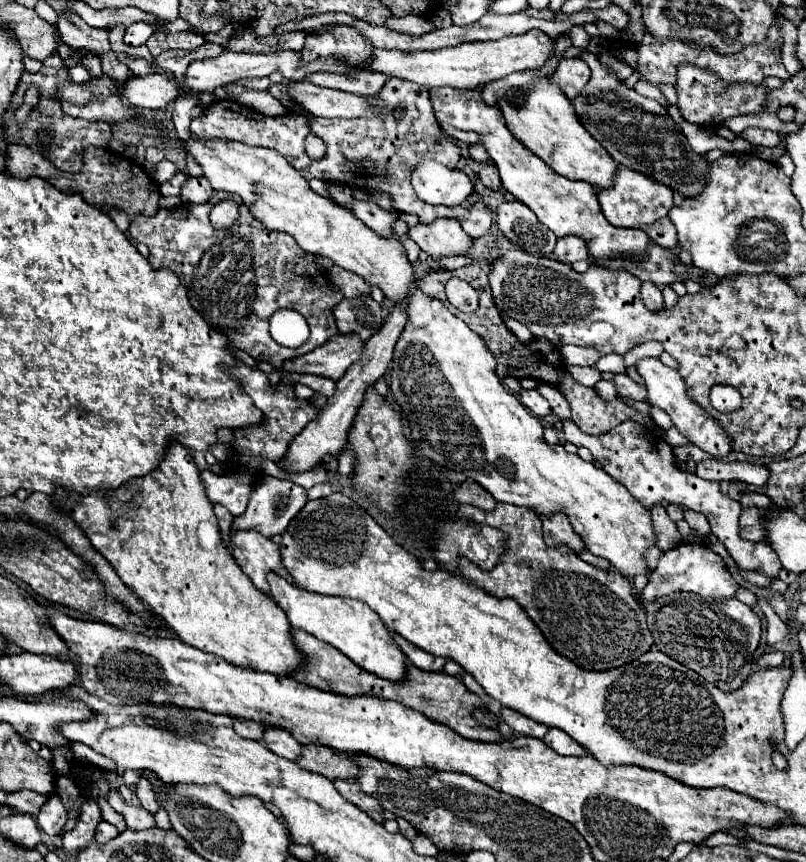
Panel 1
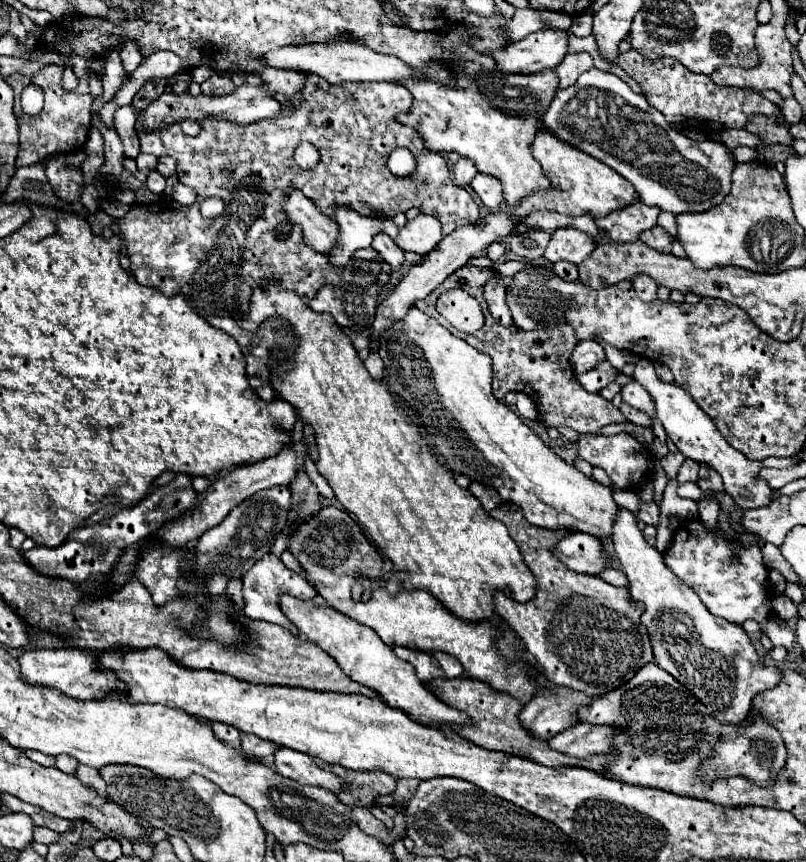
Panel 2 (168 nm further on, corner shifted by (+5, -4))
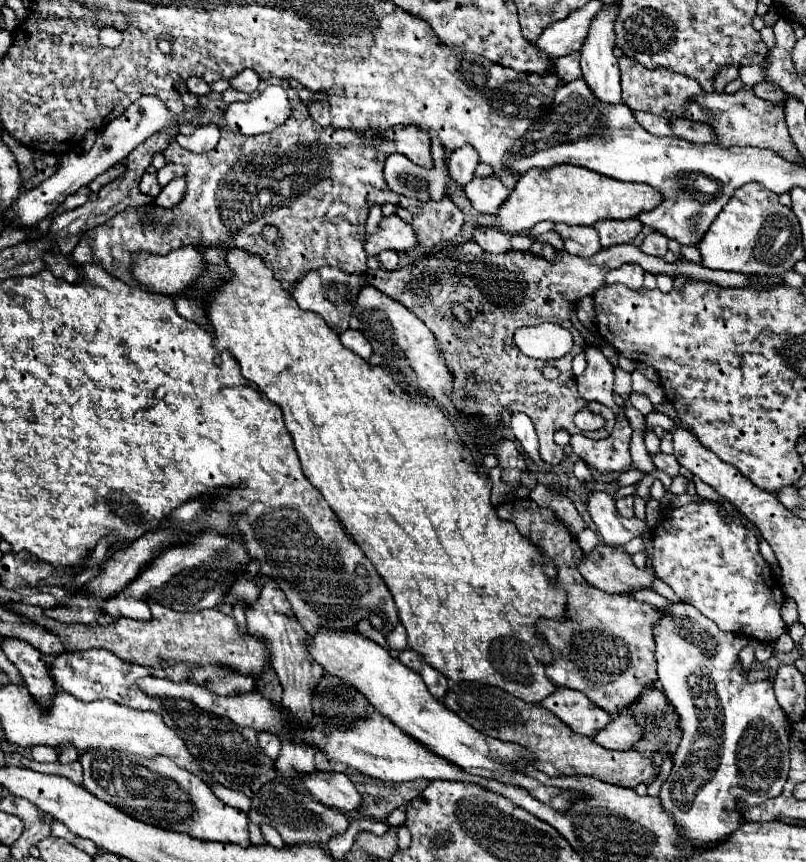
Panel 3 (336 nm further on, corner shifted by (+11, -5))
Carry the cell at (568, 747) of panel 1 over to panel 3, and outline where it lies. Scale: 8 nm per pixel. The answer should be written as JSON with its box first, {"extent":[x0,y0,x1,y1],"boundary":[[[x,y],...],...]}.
{"extent":[592,715,642,751],"boundary":[[[620,715],[612,723],[608,723],[602,731],[598,731],[592,739],[594,739],[594,743],[598,743],[606,749],[628,751],[640,739],[640,735],[642,735],[642,731],[636,725],[636,721],[632,717]]]}

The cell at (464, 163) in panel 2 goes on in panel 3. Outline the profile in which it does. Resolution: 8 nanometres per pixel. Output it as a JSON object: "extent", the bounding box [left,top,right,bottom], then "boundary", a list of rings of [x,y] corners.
{"extent":[448,147,478,187],"boundary":[[[460,147],[460,151],[454,151],[448,161],[448,175],[452,181],[456,181],[460,187],[464,187],[468,181],[474,179],[474,171],[478,167],[478,155],[472,151],[472,147]]]}

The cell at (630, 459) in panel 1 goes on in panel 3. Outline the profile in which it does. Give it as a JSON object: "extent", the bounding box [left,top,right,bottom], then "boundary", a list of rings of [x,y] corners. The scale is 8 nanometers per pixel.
{"extent":[570,415,632,473],"boundary":[[[624,415],[616,417],[616,427],[612,429],[612,433],[606,439],[588,439],[582,433],[572,435],[570,445],[574,449],[574,453],[592,469],[596,469],[598,473],[620,473],[632,467],[632,459],[630,459],[630,437],[632,437],[632,427],[628,423],[628,419]]]}

